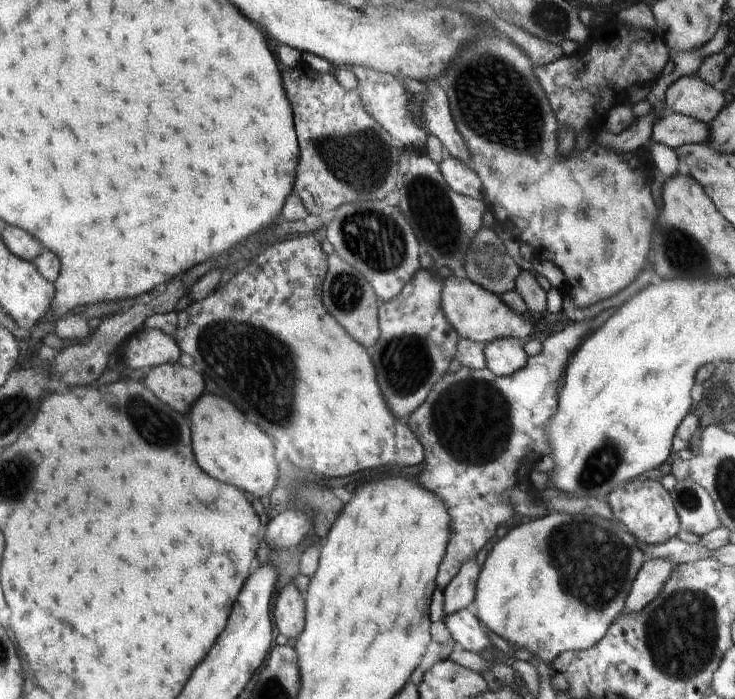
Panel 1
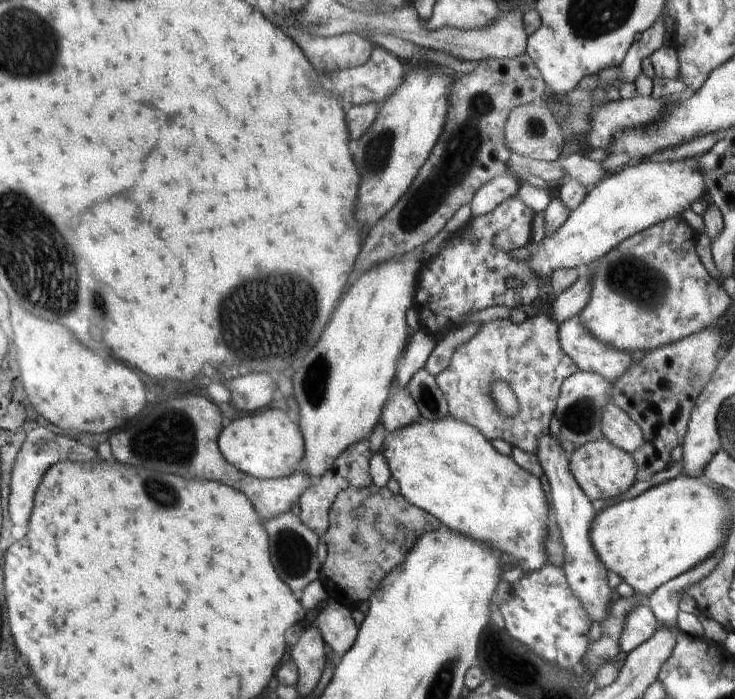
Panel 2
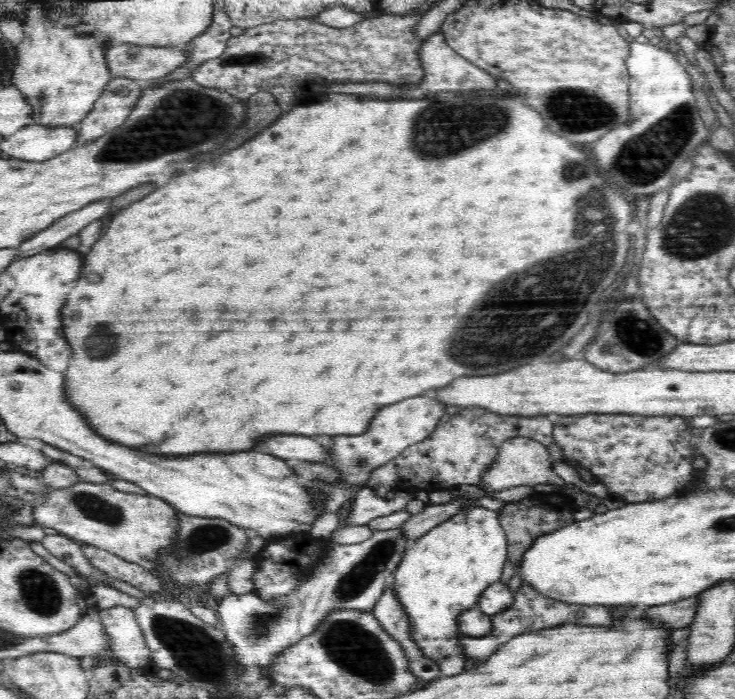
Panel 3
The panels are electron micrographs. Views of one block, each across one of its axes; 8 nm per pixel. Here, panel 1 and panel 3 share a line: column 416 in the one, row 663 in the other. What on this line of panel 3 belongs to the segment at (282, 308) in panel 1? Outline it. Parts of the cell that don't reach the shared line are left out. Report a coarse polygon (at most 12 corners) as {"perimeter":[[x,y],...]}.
{"perimeter":[[468,508],[393,573],[412,639],[464,670],[458,618],[500,581],[499,512]]}

